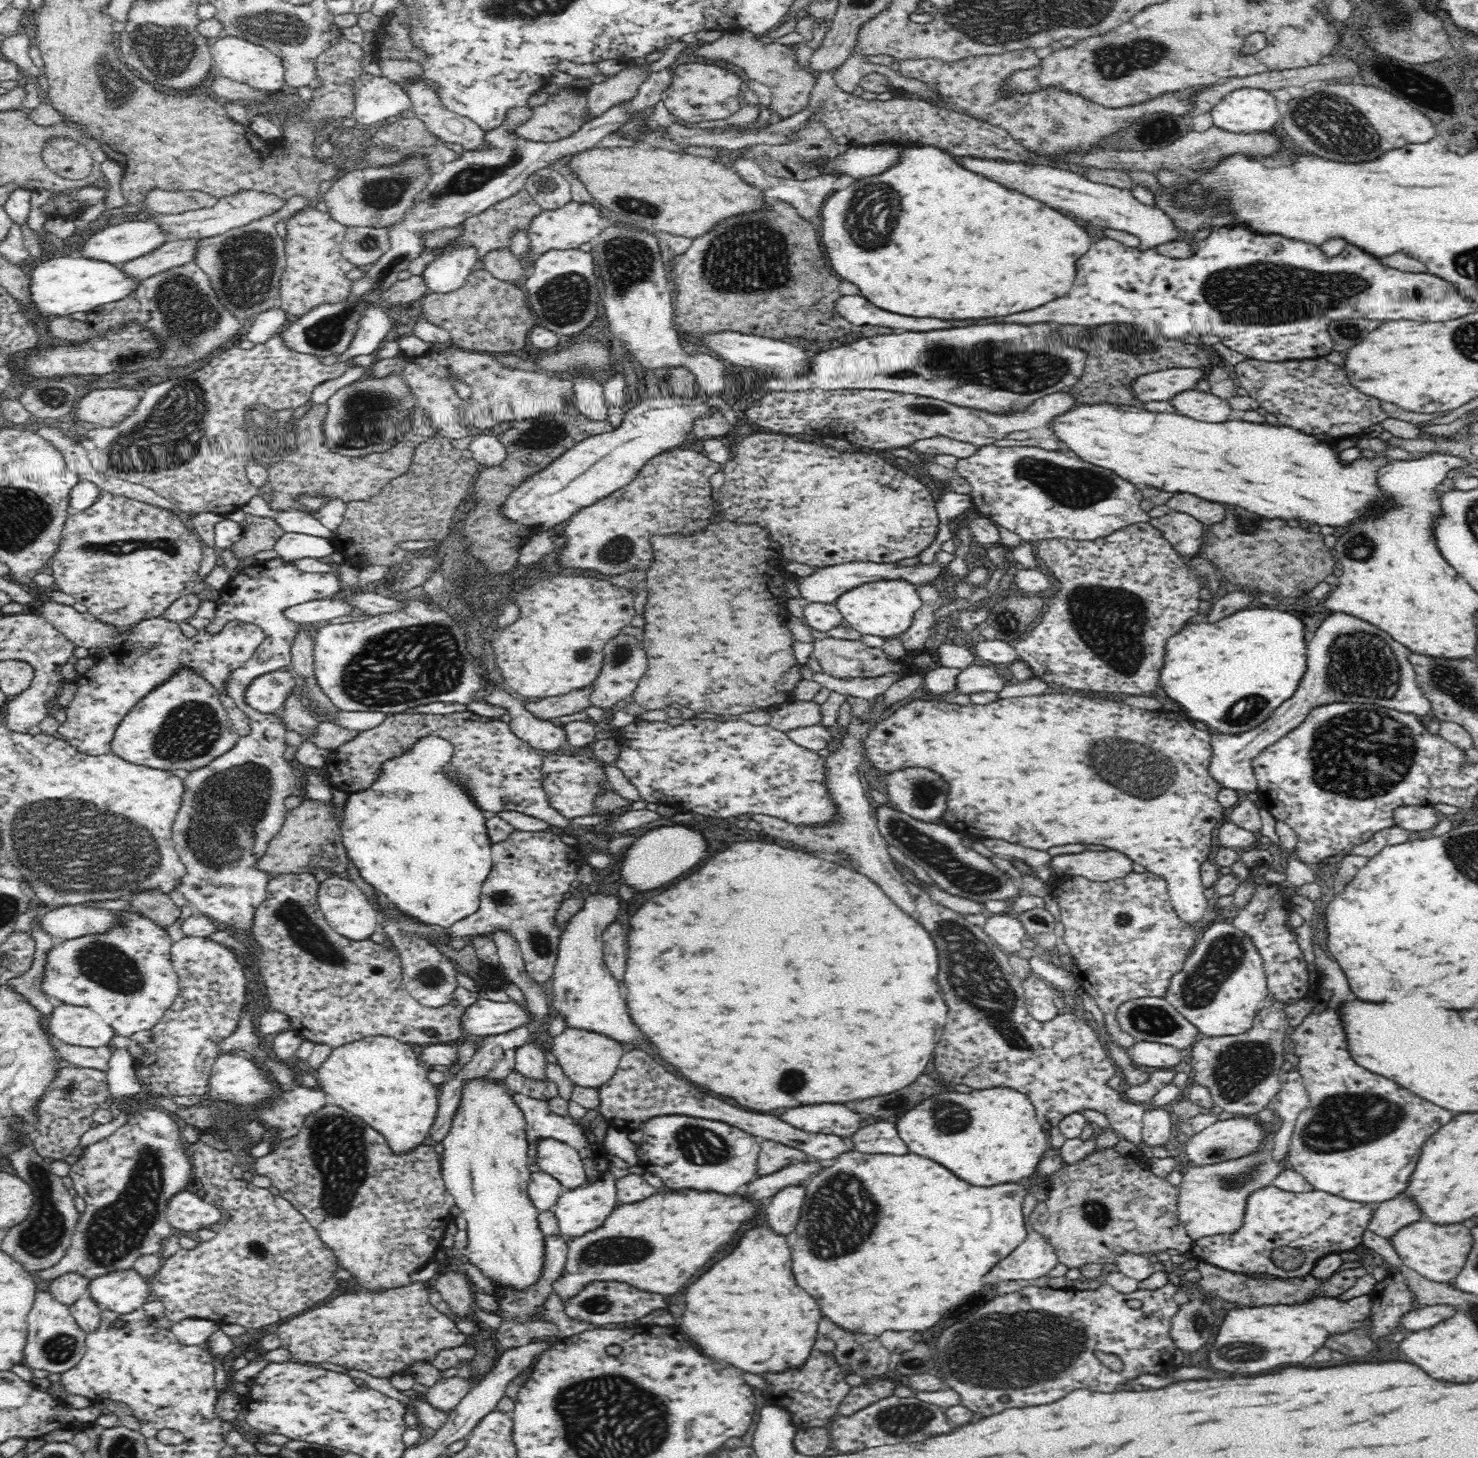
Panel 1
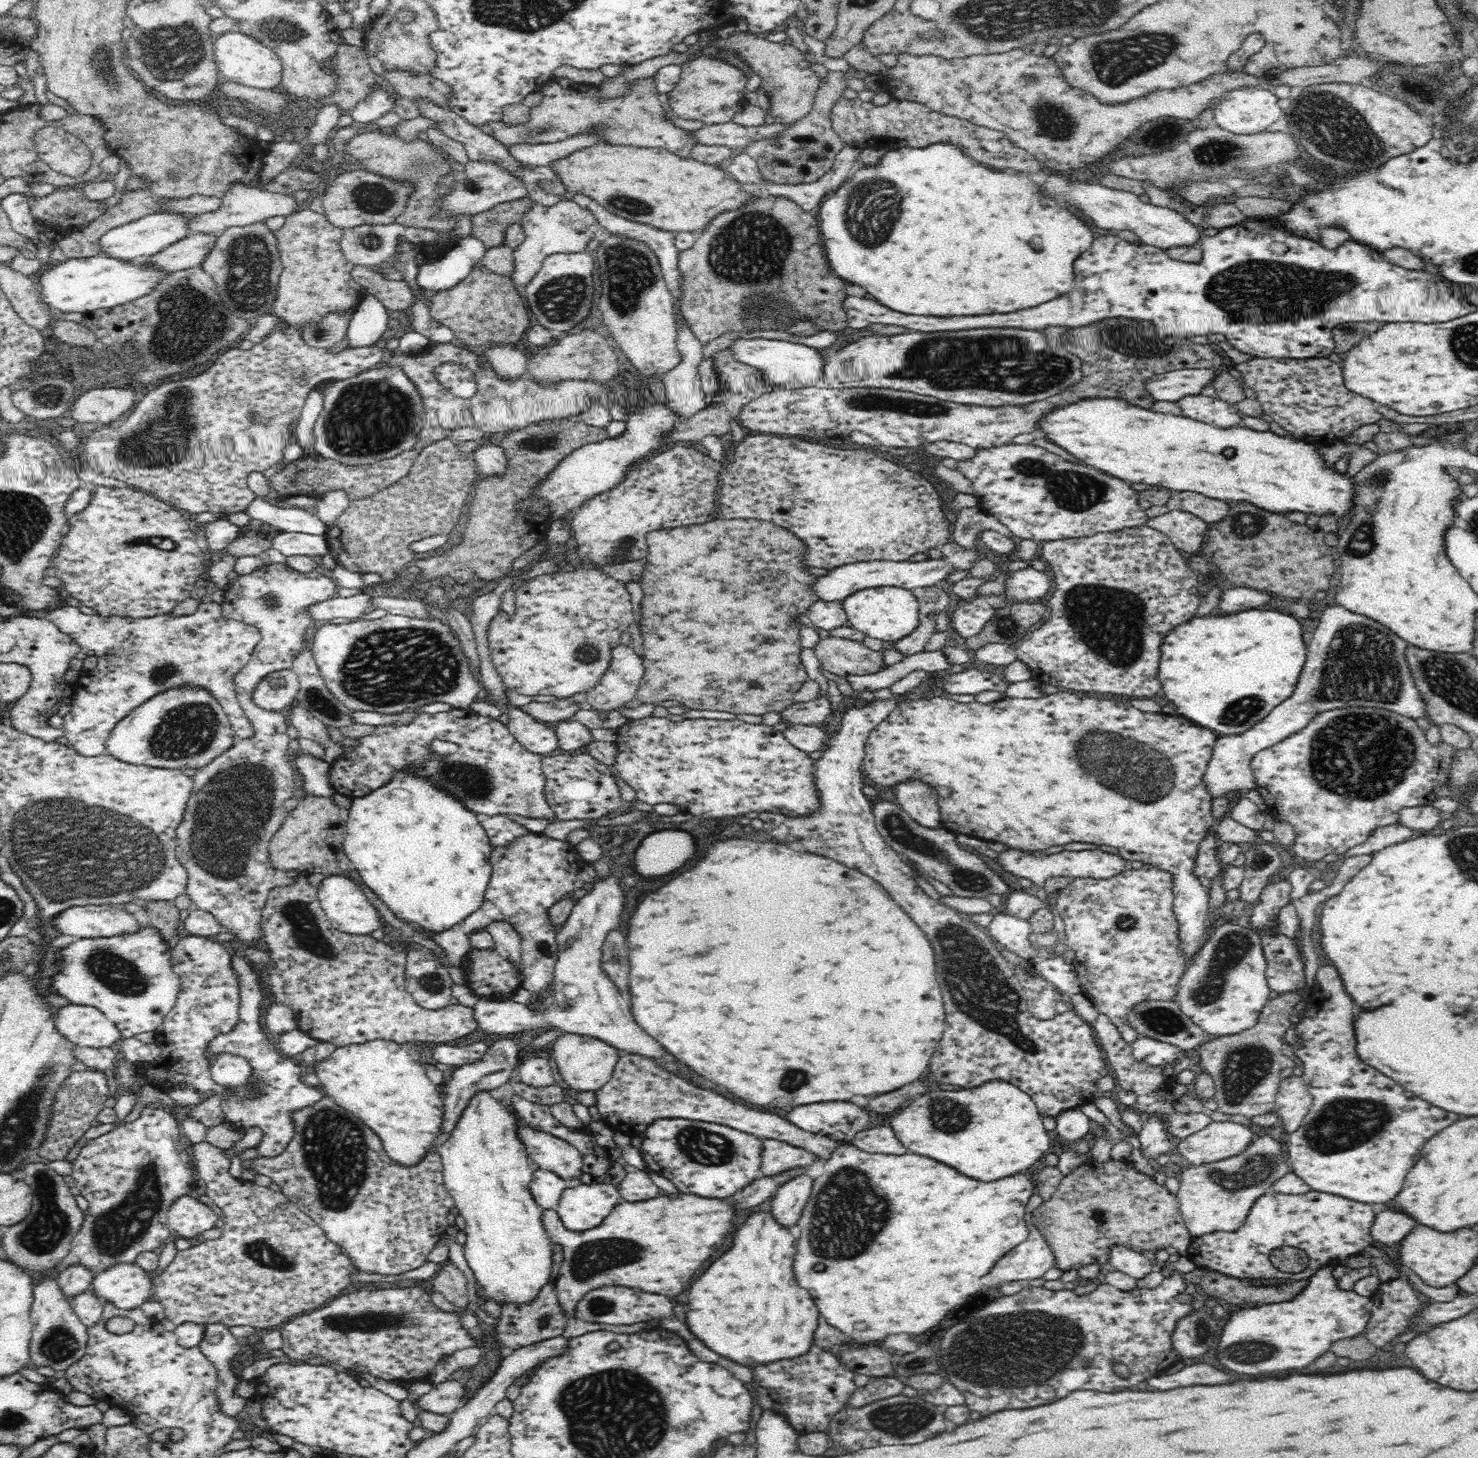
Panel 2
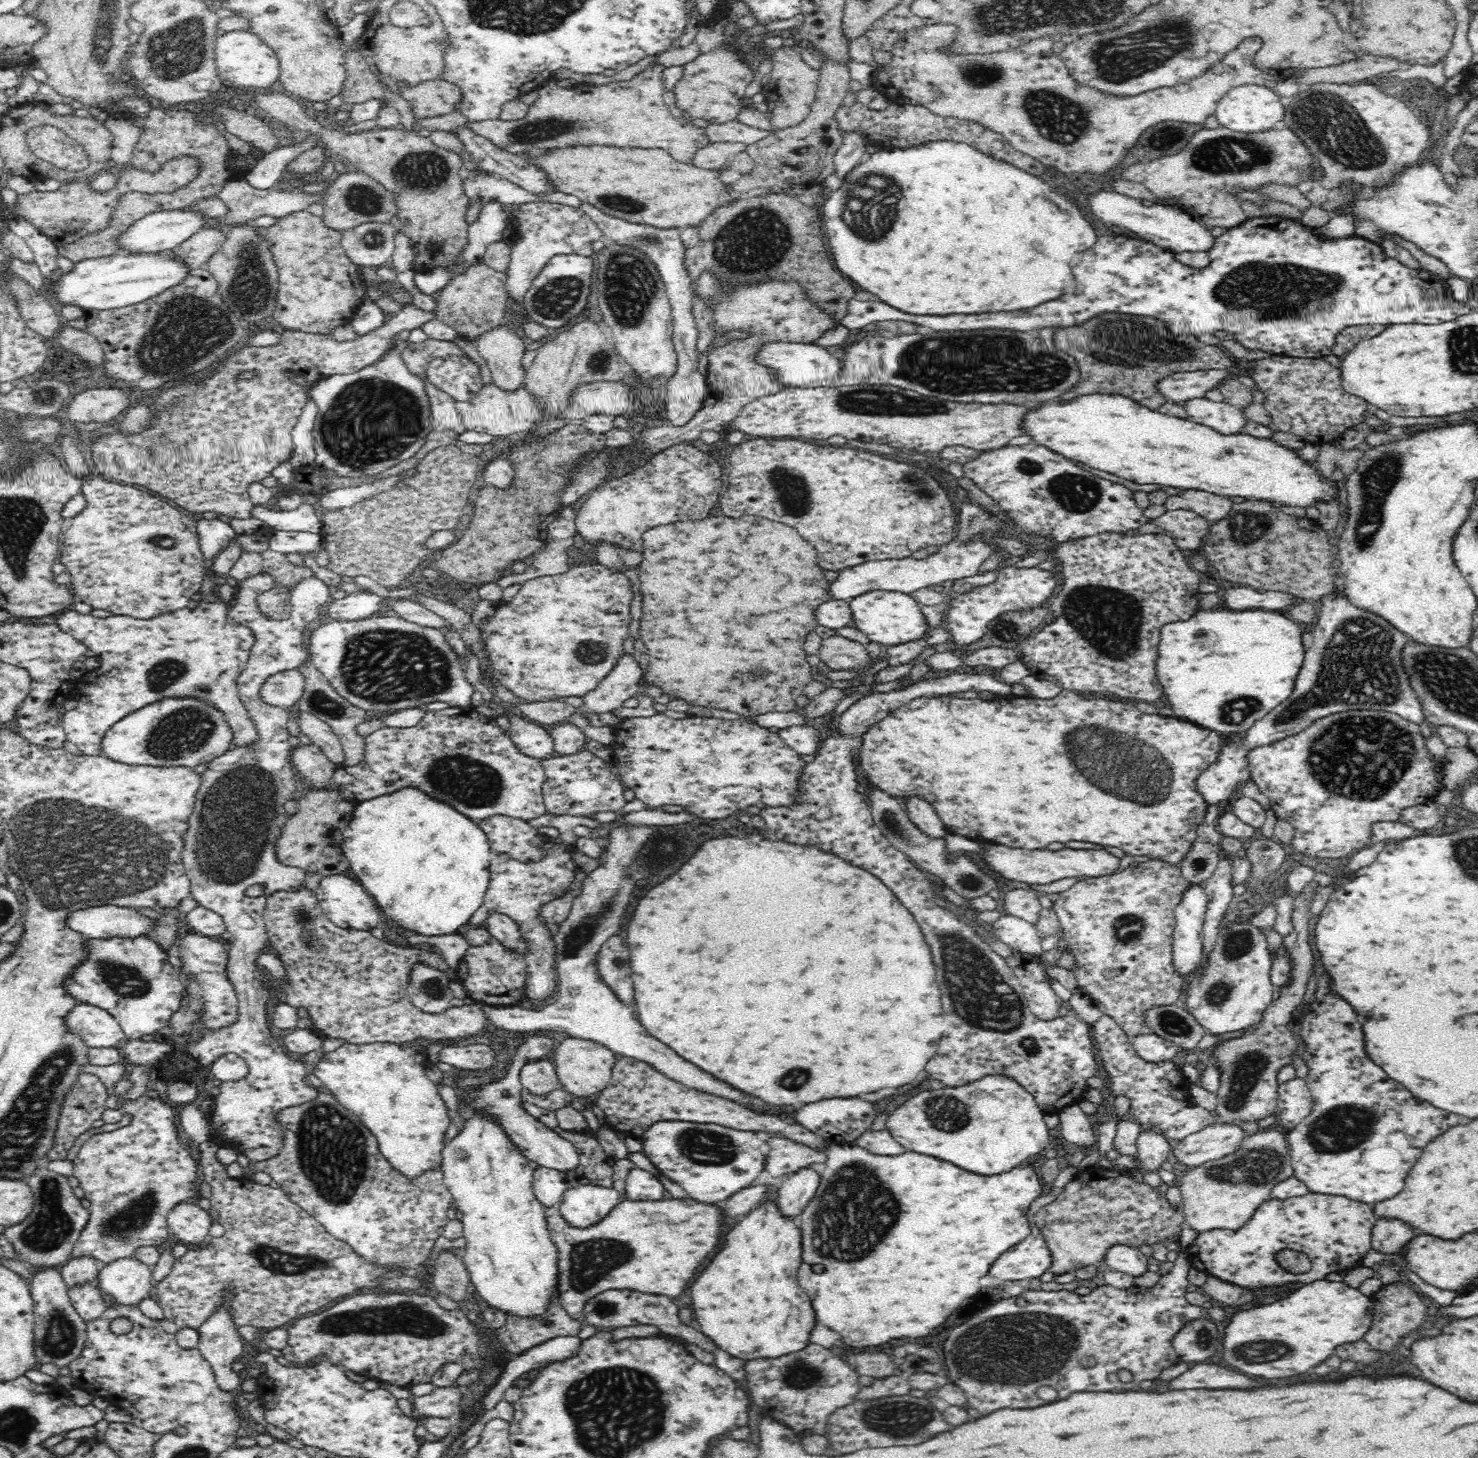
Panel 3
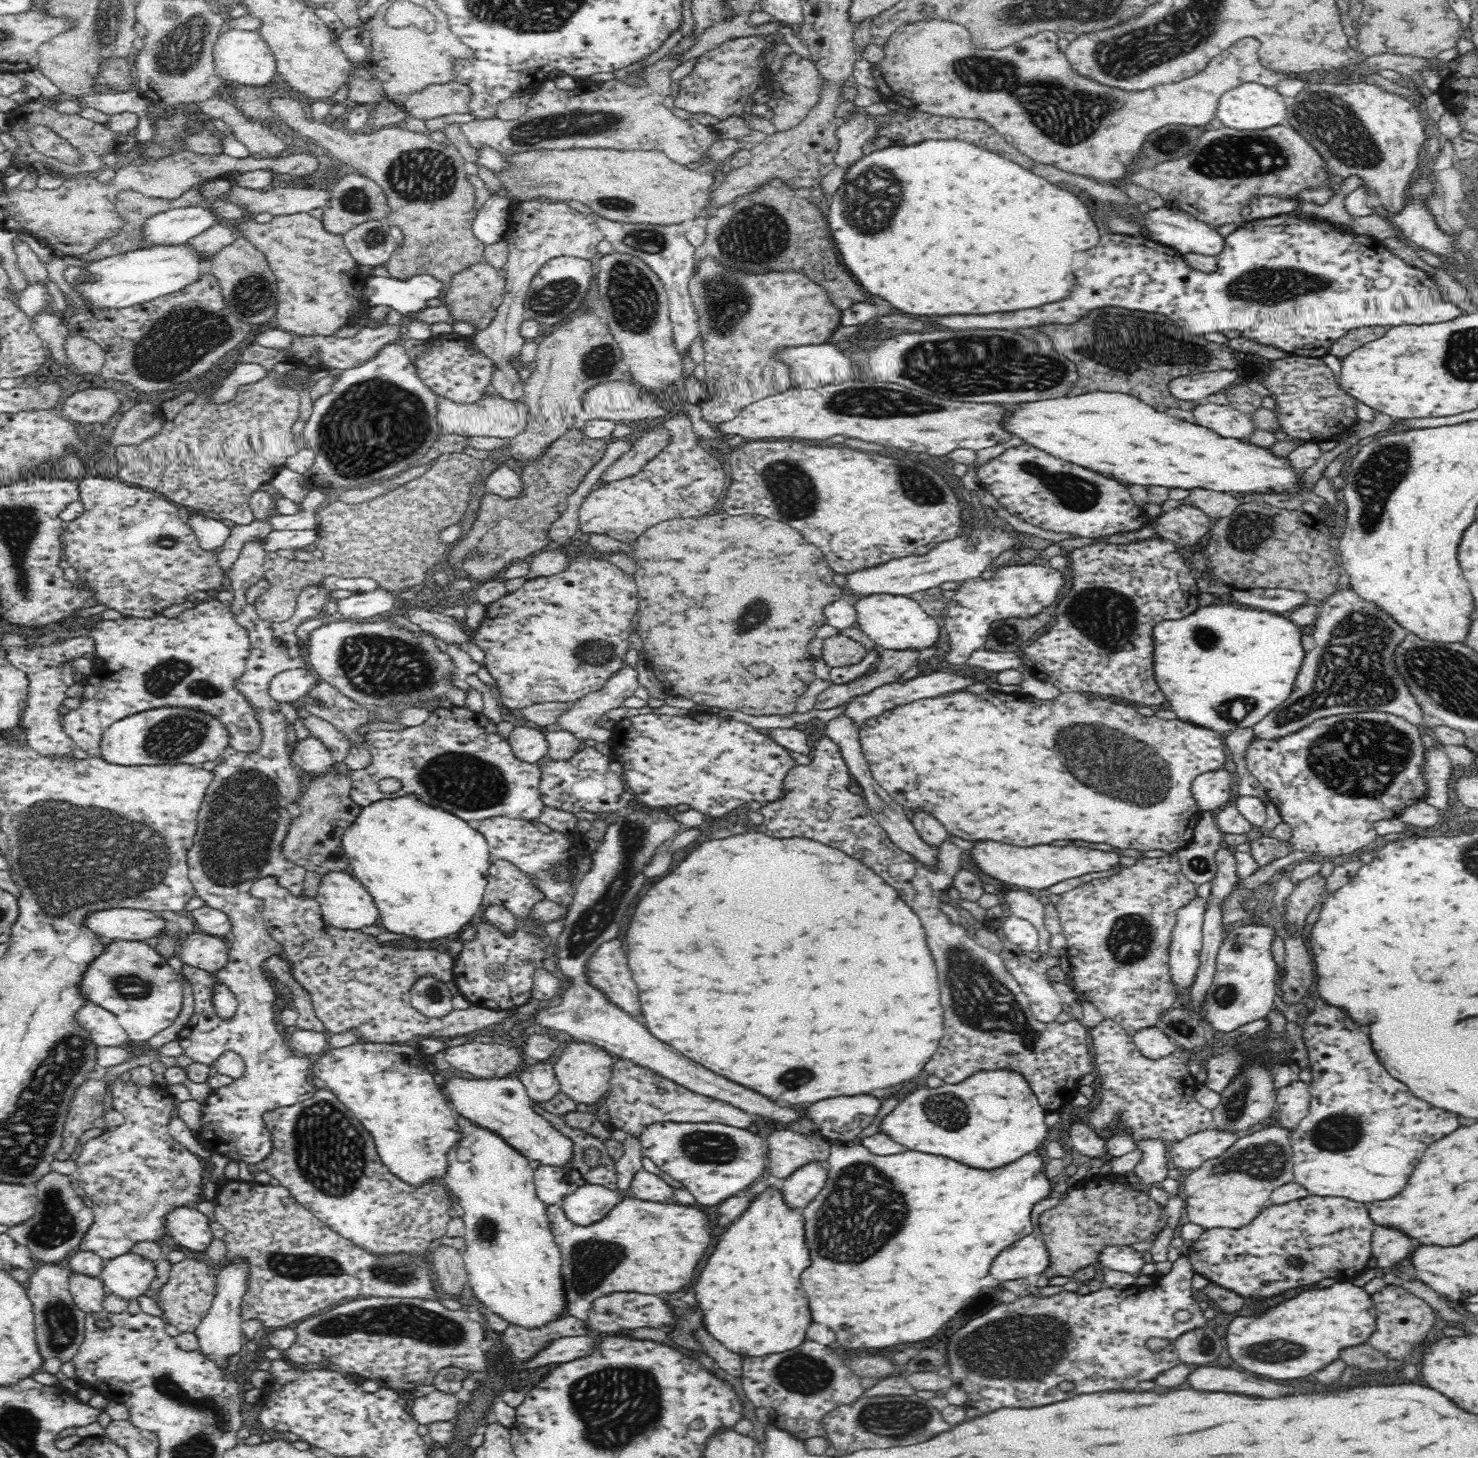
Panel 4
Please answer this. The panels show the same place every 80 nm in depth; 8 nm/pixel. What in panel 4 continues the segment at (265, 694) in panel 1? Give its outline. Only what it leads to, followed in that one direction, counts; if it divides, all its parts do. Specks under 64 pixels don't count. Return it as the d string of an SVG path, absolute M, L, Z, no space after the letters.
M310 666L282 672L270 684L271 695L278 703L286 702L292 705L317 685L315 675Z

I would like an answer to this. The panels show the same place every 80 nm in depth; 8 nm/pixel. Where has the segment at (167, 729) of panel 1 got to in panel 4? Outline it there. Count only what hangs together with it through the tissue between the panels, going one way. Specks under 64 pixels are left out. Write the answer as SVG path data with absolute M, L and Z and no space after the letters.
M158 708L117 720L103 732L100 757L125 767L144 765L195 764L215 760L228 748L224 725L215 718L187 708Z

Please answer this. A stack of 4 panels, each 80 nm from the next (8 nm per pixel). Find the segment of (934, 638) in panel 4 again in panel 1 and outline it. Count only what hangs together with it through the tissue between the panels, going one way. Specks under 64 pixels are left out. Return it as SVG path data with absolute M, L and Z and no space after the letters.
M892 580L892 582L876 582L864 584L836 600L837 608L843 615L846 625L861 635L876 635L881 639L896 639L912 627L914 612L922 606L922 601L911 584Z

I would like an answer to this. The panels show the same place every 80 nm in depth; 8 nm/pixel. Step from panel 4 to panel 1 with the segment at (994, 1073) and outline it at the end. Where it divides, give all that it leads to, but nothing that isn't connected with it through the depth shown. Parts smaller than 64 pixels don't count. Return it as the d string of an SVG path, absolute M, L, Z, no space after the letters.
M1008 1086L976 1089L968 1094L944 1090L942 1094L934 1094L916 1104L912 1110L904 1112L896 1120L896 1130L910 1148L909 1153L928 1156L938 1164L952 1168L952 1172L972 1184L993 1185L1023 1180L1036 1170L1044 1152L1048 1151L1048 1136L1038 1120L1034 1104L1026 1094Z

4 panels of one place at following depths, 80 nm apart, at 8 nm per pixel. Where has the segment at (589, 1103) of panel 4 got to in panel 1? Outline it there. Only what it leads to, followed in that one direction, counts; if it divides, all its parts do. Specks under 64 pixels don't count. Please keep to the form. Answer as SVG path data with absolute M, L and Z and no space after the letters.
M566 1027L562 1034L552 1040L552 1054L556 1056L558 1066L570 1078L574 1087L598 1089L608 1083L614 1076L624 1053L621 1044L613 1042L611 1038L575 1028Z

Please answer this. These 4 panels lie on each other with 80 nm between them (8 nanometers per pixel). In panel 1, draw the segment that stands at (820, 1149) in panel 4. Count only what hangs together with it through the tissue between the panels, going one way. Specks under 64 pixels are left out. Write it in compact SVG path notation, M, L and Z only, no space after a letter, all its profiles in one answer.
M770 1140L762 1142L762 1152L758 1158L758 1174L766 1176L798 1162L811 1162L806 1152L800 1152L796 1148L788 1148L784 1144L776 1144Z

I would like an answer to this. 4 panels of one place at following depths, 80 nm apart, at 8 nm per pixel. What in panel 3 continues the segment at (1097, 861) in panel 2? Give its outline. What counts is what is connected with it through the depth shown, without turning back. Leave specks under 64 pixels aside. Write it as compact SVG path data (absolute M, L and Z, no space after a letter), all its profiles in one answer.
M982 844L980 858L992 872L1000 874L1006 880L1022 882L1028 886L1044 886L1064 878L1099 877L1116 872L1120 858L1106 850L1076 850L1063 848L1061 850L1046 850L1046 848L1027 849L1010 848L1005 844Z

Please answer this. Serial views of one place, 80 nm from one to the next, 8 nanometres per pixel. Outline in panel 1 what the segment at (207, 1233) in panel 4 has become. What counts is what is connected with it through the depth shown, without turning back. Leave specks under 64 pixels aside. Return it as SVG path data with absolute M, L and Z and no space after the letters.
M191 1191L178 1192L167 1208L169 1226L184 1232L210 1228L220 1221L220 1211Z

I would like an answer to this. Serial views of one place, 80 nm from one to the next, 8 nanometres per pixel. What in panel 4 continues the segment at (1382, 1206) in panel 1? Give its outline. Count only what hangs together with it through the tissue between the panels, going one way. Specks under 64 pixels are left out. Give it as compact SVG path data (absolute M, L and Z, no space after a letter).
M1376 1228L1371 1236L1371 1253L1376 1260L1376 1268L1383 1271L1384 1268L1392 1268L1394 1264L1400 1264L1404 1258L1412 1255L1416 1249L1416 1244L1408 1240L1404 1234L1386 1230L1386 1228Z

